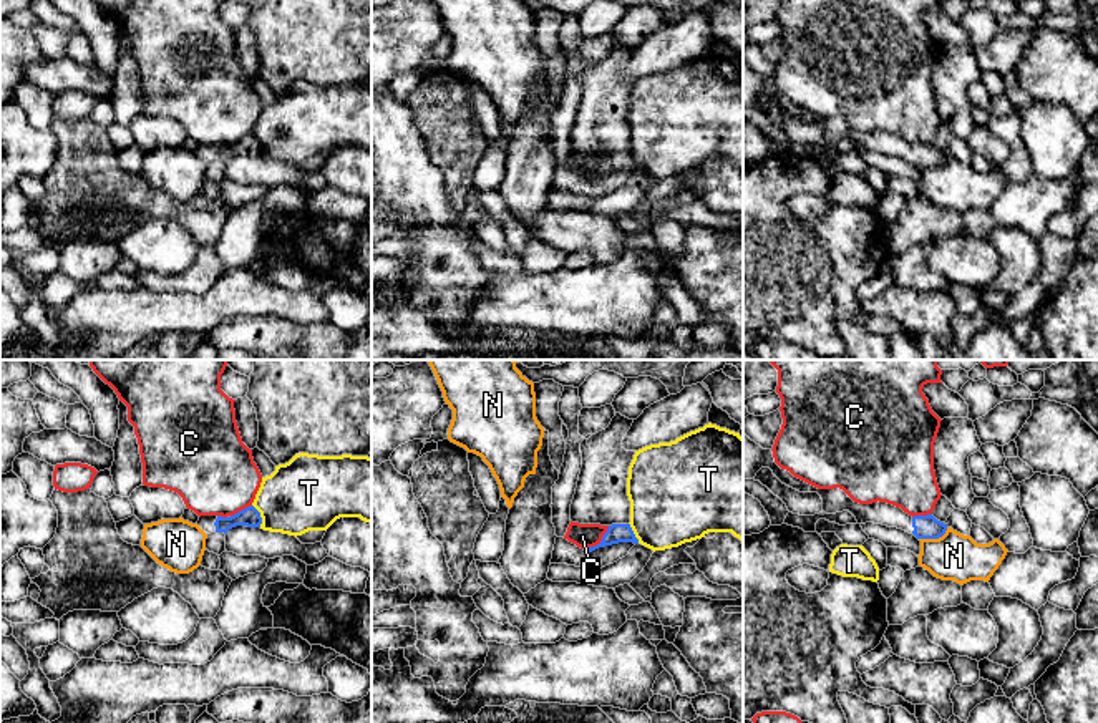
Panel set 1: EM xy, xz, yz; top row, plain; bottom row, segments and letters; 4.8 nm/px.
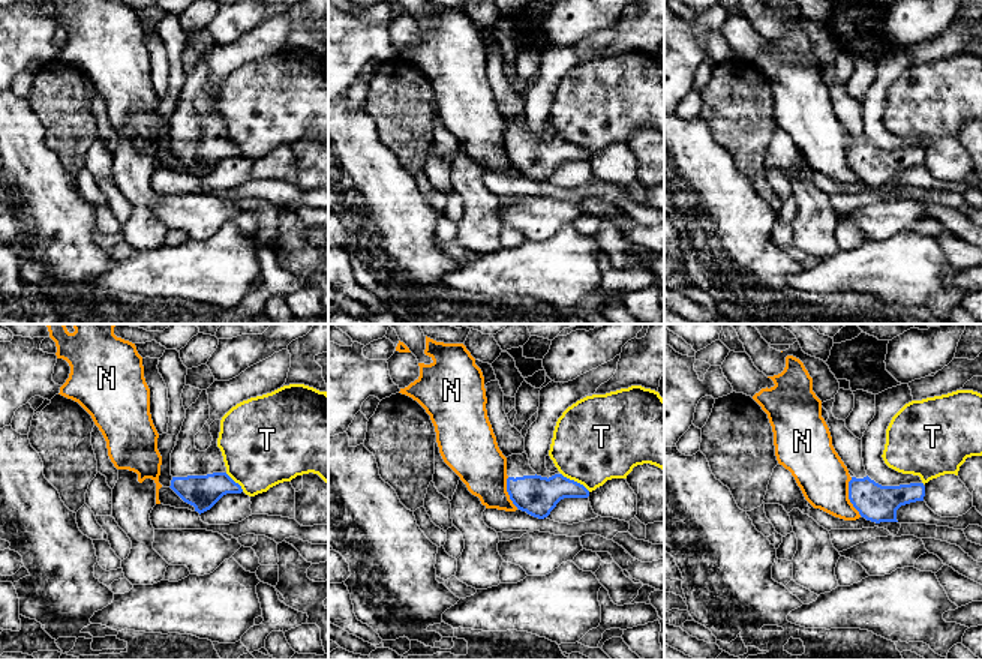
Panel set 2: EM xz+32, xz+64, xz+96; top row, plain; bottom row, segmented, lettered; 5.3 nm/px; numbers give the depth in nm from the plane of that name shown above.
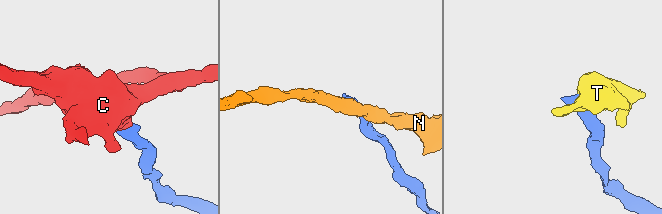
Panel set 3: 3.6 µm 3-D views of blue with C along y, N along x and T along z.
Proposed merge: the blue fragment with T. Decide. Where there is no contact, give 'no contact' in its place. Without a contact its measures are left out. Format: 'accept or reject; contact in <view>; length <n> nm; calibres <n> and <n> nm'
reject; contact in xy; length 120 nm; calibres 90 and 360 nm

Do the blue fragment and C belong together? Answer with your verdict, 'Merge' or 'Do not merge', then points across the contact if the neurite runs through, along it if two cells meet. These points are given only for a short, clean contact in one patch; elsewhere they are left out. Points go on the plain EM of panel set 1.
Do not merge. Boundary: xz (609, 155), (596, 173), (584, 178)

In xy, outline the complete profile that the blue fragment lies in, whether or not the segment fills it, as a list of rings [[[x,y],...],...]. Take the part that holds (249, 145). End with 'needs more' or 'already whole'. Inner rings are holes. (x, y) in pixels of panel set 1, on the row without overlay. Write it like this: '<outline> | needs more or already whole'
[[[249,134],[242,139],[239,139],[234,144],[201,144],[197,149],[197,154],[206,161],[227,161],[229,158],[236,154],[247,154],[247,156],[260,156],[262,146],[260,141],[254,136]]] | needs more

